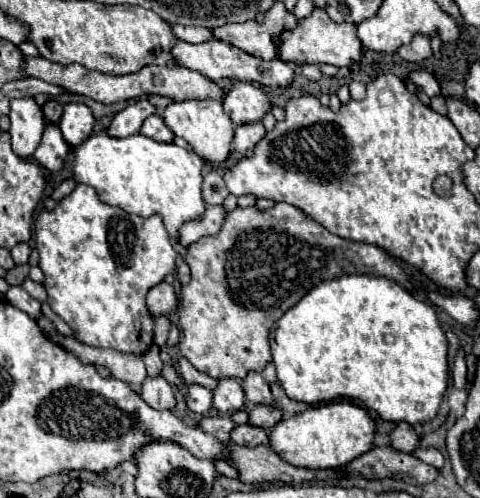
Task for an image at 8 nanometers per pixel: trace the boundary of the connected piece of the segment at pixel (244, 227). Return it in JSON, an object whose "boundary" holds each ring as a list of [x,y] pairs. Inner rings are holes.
{"boundary":[[[275,204],[269,210],[235,208],[227,214],[219,234],[205,236],[187,248],[185,262],[191,268],[189,284],[181,286],[179,298],[179,352],[203,374],[211,378],[243,380],[249,370],[261,372],[271,362],[269,332],[275,322],[295,306],[311,288],[337,274],[385,276],[411,290],[407,274],[379,246],[345,240],[331,234],[321,224],[289,204]]]}

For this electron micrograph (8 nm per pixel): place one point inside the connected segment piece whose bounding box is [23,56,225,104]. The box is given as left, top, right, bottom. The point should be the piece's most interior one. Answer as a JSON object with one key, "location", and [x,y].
{"location":[177,82]}

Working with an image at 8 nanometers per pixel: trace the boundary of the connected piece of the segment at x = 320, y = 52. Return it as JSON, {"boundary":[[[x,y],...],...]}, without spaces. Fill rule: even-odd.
{"boundary":[[[313,8],[307,18],[301,18],[293,30],[279,34],[279,58],[291,64],[333,64],[349,66],[361,60],[361,42],[355,34],[355,24],[337,24],[325,10]]]}

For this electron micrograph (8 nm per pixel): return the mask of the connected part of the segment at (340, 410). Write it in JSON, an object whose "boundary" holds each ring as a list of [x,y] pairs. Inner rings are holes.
{"boundary":[[[349,400],[311,406],[305,412],[281,420],[271,432],[271,448],[289,464],[309,470],[335,470],[373,448],[375,420],[371,414]]]}

